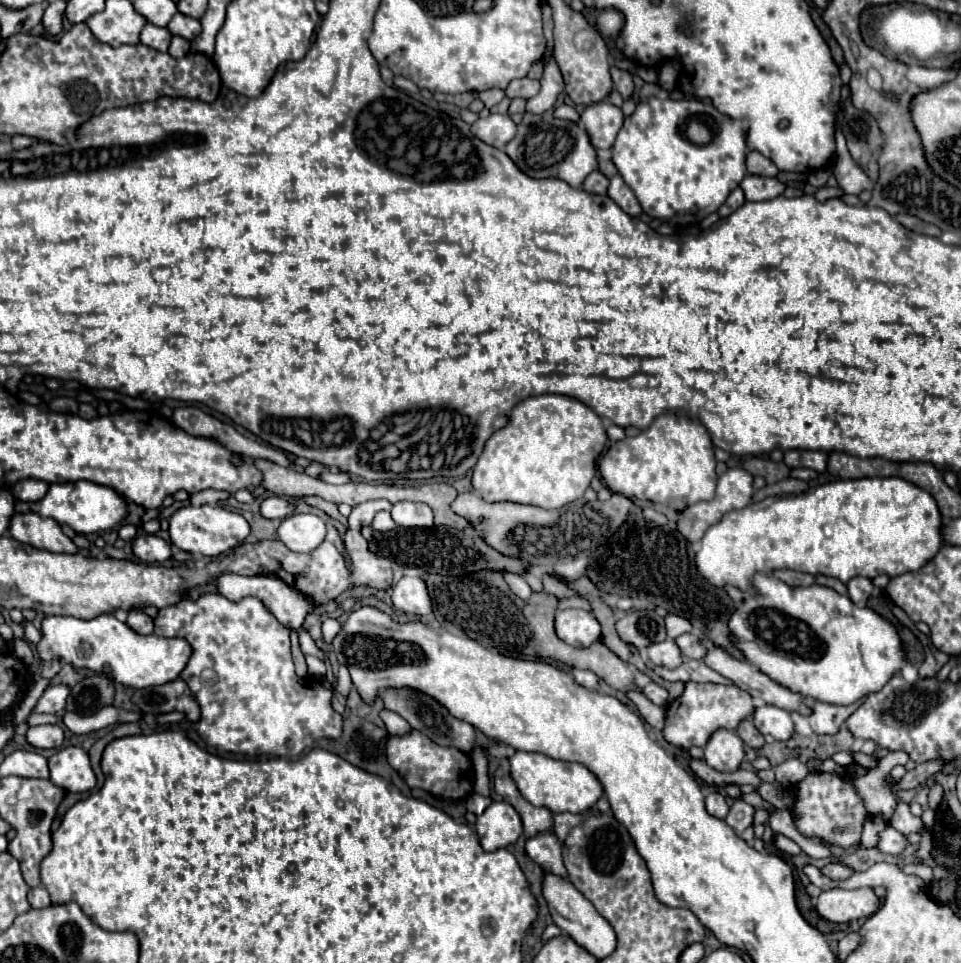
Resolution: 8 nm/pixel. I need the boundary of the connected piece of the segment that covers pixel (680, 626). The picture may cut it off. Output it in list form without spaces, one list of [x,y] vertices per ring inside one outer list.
[[[675,614],[665,616],[665,628],[667,628],[667,638],[671,638],[671,640],[675,640],[677,636],[681,636],[685,632],[693,632],[691,622],[687,622],[687,618],[679,618]]]

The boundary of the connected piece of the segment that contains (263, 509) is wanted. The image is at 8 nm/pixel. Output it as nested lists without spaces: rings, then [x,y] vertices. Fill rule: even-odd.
[[[269,496],[269,498],[261,500],[259,512],[261,512],[263,518],[279,518],[279,520],[283,520],[285,516],[289,516],[293,512],[293,502],[285,500],[285,498],[279,498],[279,496]]]

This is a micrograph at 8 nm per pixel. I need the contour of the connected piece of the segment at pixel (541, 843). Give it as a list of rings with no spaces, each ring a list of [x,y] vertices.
[[[553,832],[537,834],[535,838],[529,838],[525,844],[525,850],[531,860],[535,860],[547,874],[555,874],[559,878],[567,878],[567,870],[563,866],[561,846]]]

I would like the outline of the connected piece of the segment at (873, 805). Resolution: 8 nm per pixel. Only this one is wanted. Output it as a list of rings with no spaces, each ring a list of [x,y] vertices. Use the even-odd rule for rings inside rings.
[[[901,750],[897,752],[889,752],[885,758],[881,758],[877,762],[875,768],[867,770],[865,776],[859,776],[855,778],[855,788],[857,788],[857,794],[863,798],[865,802],[865,808],[875,814],[875,816],[881,816],[885,820],[889,820],[893,816],[893,810],[895,810],[895,794],[891,792],[889,784],[887,784],[887,776],[891,772],[893,766],[897,764],[905,764],[909,760],[909,756]]]

